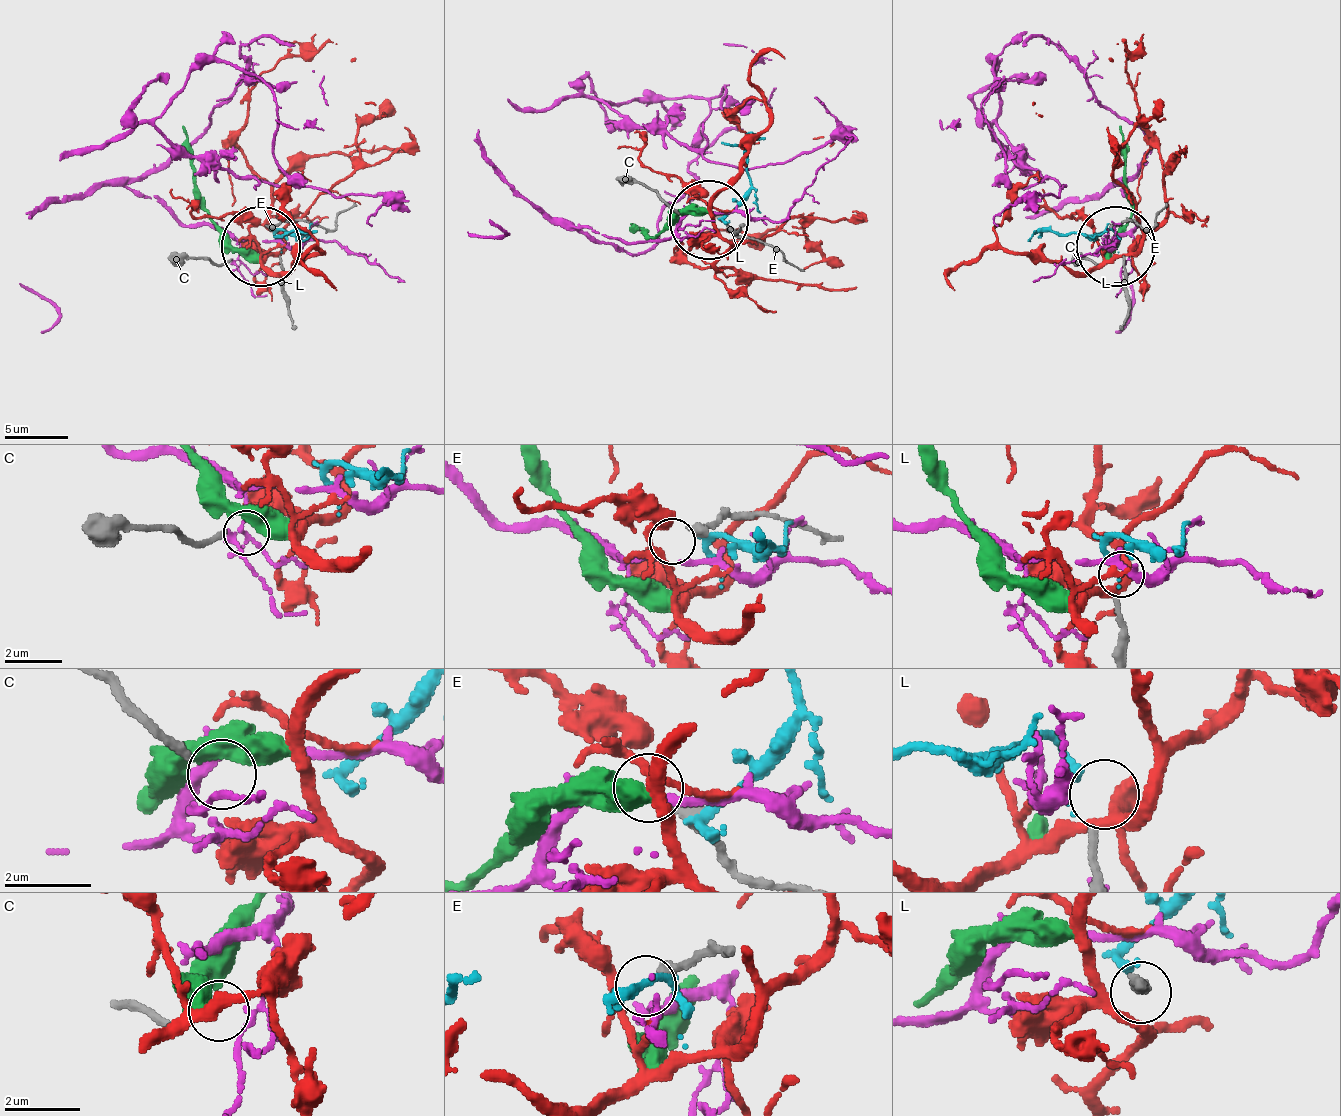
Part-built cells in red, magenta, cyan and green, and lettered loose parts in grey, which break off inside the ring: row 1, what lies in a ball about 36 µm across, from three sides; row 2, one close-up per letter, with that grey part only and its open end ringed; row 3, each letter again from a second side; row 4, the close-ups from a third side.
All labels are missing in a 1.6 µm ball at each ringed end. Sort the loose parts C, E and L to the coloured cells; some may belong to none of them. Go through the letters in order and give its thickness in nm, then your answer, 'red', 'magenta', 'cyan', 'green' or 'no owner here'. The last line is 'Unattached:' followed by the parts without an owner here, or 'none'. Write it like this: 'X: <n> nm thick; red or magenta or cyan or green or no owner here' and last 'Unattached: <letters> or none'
C: 190 nm thick; no owner here
E: 320 nm thick; no owner here
L: 160 nm thick; cyan
Unattached: C, E

